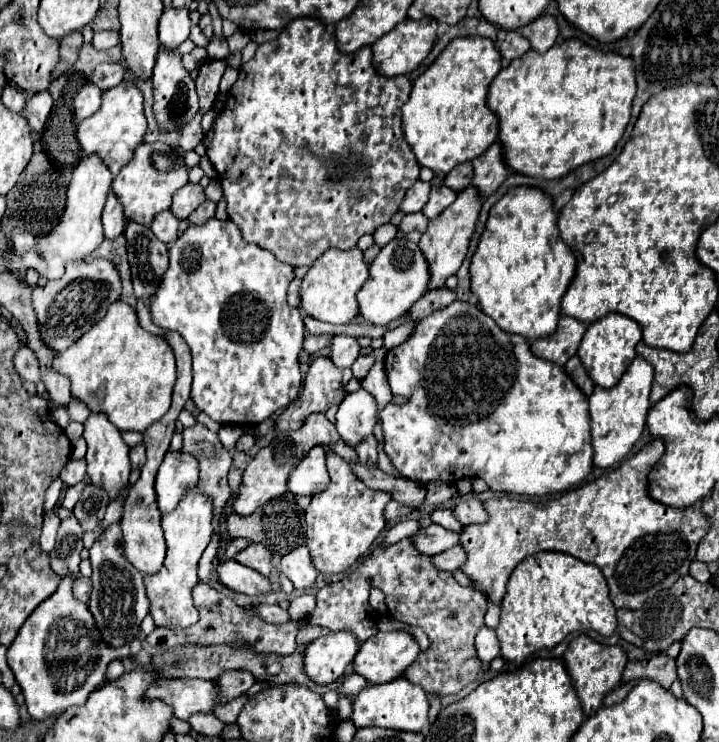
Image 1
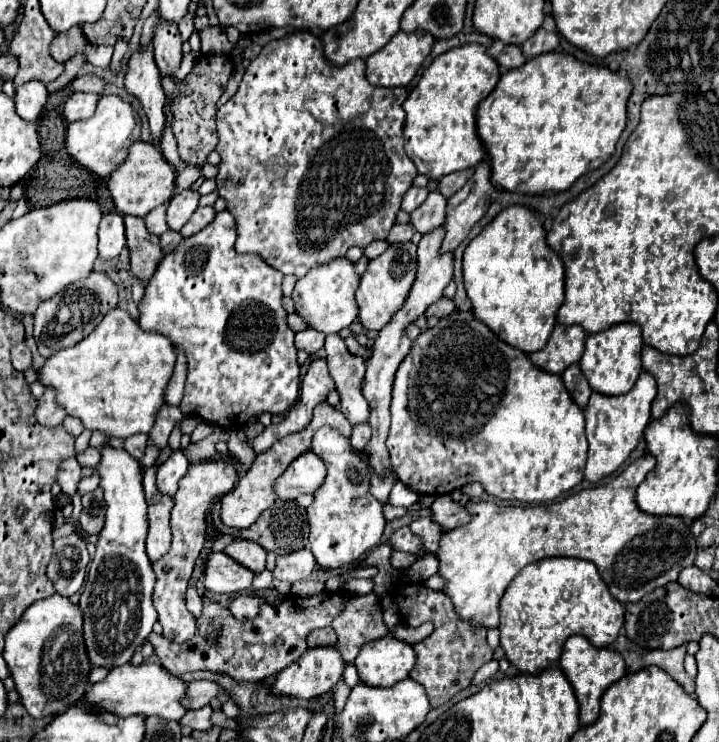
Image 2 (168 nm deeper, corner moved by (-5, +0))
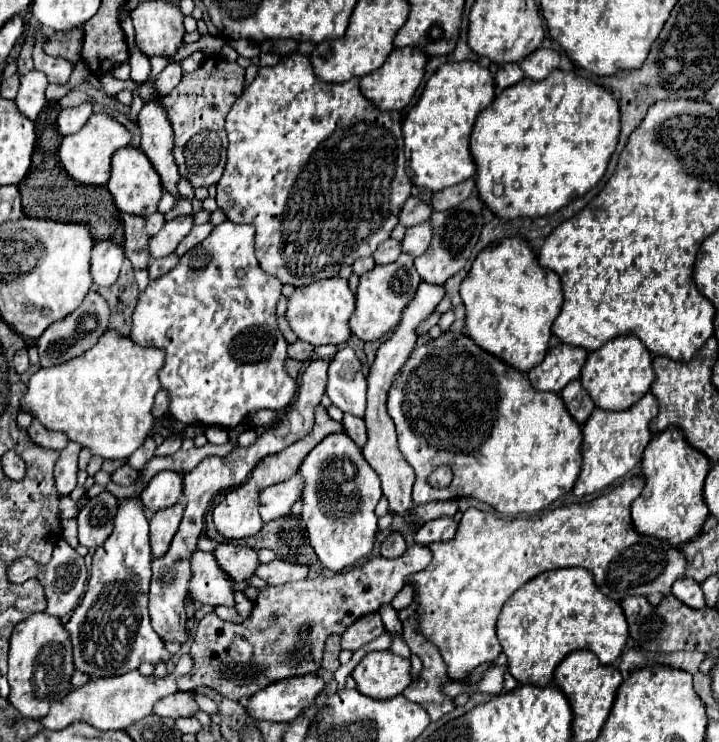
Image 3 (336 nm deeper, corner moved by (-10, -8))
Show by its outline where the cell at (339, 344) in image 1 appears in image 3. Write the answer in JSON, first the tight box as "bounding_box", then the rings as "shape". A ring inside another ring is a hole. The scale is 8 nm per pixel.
{"bounding_box":[325,348,367,418],"shape":[[[341,348],[329,364],[329,384],[325,394],[345,414],[363,418],[367,408],[365,388],[367,384],[359,358],[351,348]]]}

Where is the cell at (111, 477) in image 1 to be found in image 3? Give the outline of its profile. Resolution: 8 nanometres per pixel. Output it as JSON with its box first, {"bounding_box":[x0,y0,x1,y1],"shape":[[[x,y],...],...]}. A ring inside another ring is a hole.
{"bounding_box":[65,498,169,676],"shape":[[[141,498],[119,500],[113,534],[93,554],[91,578],[81,604],[71,614],[65,628],[71,632],[77,670],[89,676],[115,676],[135,670],[145,662],[167,662],[169,652],[151,626],[147,594],[151,584],[149,520]]]}

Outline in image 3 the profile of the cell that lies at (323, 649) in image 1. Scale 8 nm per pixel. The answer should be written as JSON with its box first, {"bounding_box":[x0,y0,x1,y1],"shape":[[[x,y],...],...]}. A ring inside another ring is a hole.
{"bounding_box":[247,674,327,722],"shape":[[[317,674],[285,678],[253,694],[247,702],[247,712],[255,720],[293,722],[315,702],[325,686],[327,682]]]}

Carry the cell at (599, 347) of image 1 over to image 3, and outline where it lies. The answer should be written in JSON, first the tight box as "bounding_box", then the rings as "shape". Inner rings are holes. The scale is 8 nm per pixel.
{"bounding_box":[581,336,655,410],"shape":[[[619,336],[603,344],[599,350],[589,352],[587,362],[581,370],[581,384],[591,394],[597,408],[603,410],[625,410],[633,406],[643,394],[649,392],[651,382],[655,380],[651,368],[651,352],[635,336]]]}

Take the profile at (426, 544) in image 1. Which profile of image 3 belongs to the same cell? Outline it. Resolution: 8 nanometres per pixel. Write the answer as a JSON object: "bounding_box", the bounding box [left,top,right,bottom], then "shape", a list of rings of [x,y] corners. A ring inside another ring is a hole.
{"bounding_box":[381,532,407,558],"shape":[[[393,532],[387,536],[387,540],[381,544],[381,554],[385,558],[399,558],[403,556],[407,550],[407,544],[405,544],[405,538],[401,532]]]}

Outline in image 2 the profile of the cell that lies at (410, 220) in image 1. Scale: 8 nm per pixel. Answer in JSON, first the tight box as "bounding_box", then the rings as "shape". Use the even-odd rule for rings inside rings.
{"bounding_box":[386,224,414,244],"shape":[[[396,224],[390,230],[386,242],[390,242],[390,244],[394,244],[394,242],[408,242],[412,238],[412,234],[414,234],[414,228],[410,224]]]}

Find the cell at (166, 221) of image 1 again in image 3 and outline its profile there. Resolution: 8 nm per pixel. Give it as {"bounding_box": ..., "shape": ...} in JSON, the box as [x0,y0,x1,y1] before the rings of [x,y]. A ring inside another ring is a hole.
{"bounding_box":[145,212,165,236],"shape":[[[155,212],[155,214],[147,216],[145,220],[147,220],[147,234],[149,236],[155,236],[163,228],[163,224],[165,224],[165,216],[161,212]]]}

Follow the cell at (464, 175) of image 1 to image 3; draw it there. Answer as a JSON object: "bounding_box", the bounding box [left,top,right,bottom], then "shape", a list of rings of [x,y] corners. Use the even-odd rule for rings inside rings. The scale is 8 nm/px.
{"bounding_box":[431,178,475,210],"shape":[[[475,178],[463,180],[451,188],[443,188],[433,194],[431,206],[433,206],[433,210],[449,210],[451,206],[457,206],[459,202],[469,198],[473,194],[473,188],[475,188]]]}

